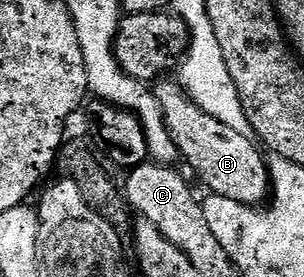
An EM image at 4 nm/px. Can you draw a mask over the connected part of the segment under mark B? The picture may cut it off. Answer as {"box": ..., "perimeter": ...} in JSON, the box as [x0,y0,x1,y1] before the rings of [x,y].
{"box":[154,81,273,206],"perimeter":[[[178,81],[162,82],[158,83],[160,86],[156,85],[154,87],[154,92],[161,104],[161,112],[165,116],[165,124],[173,136],[173,144],[179,149],[179,158],[182,161],[187,161],[195,169],[196,176],[211,189],[210,193],[212,195],[228,198],[229,200],[237,200],[246,206],[259,206],[266,203],[273,187],[268,159],[266,157],[263,159],[264,151],[248,135],[236,132],[234,128],[221,124],[221,120],[213,120],[213,116],[206,114],[192,100]]]}

